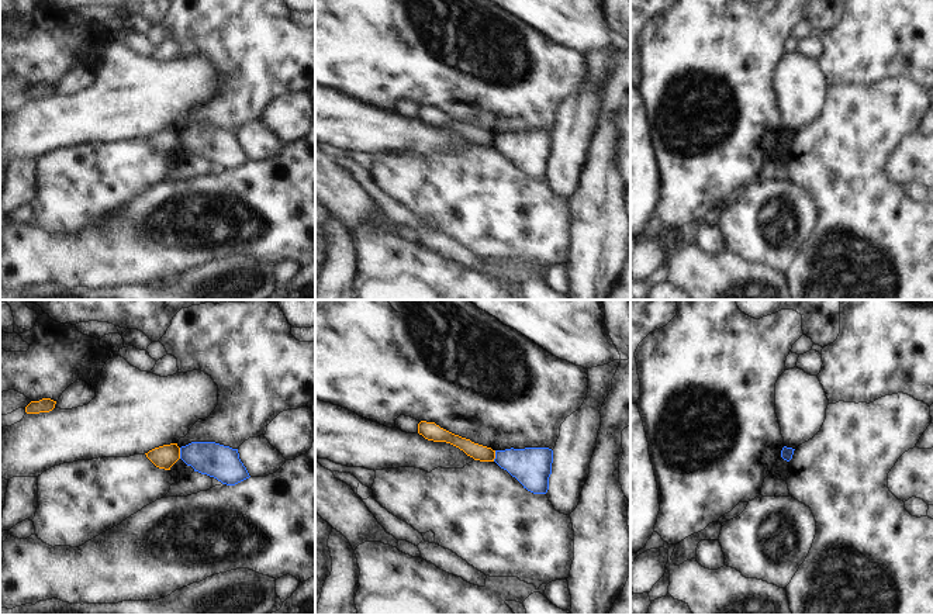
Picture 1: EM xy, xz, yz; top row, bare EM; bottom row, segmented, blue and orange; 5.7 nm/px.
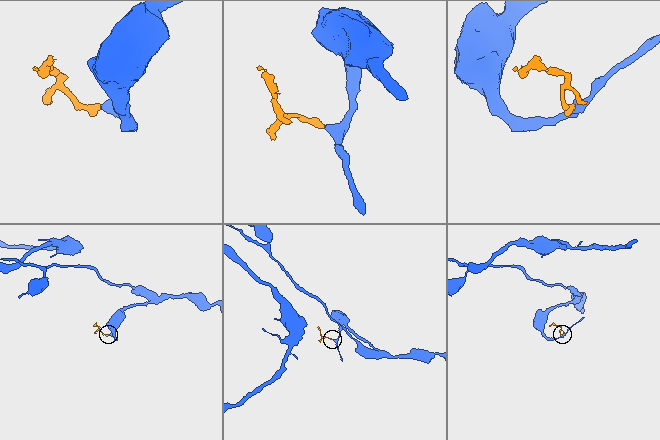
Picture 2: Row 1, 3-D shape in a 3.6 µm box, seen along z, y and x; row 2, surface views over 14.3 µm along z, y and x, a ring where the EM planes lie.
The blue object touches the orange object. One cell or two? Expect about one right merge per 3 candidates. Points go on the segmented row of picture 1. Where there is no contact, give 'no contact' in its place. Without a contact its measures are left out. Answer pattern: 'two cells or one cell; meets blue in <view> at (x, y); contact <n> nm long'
two cells; meets blue in xy at (180, 453); contact 60 nm long

